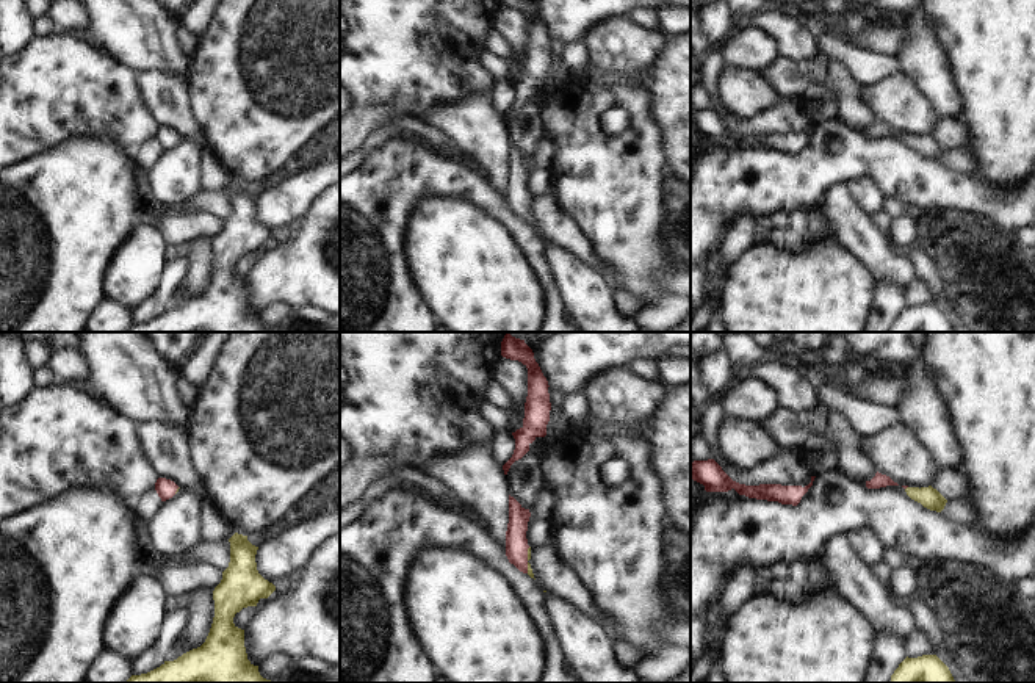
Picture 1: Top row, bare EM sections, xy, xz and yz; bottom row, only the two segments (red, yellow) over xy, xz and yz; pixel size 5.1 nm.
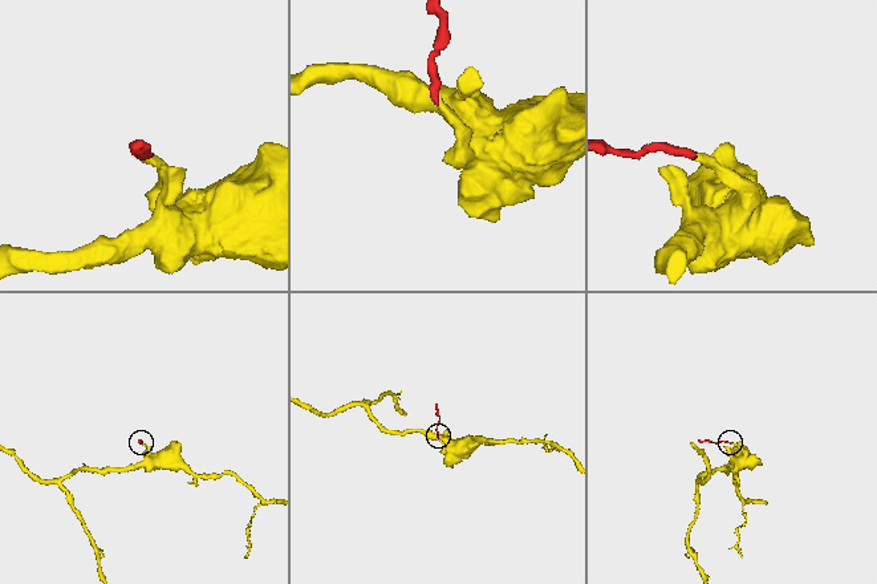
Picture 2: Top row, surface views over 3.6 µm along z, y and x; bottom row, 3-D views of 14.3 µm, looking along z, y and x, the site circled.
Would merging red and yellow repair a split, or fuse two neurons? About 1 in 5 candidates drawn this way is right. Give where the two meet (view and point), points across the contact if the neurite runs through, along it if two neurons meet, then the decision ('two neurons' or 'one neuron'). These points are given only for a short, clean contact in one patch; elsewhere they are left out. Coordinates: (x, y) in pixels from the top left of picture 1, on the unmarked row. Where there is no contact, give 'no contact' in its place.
xz (526, 202) | across xz (517, 195), (526, 202), (530, 196) | one neuron

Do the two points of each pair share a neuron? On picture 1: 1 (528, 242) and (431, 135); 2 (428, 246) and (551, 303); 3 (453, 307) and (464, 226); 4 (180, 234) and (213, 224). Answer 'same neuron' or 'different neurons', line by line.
1: different neurons
2: different neurons
3: same neuron
4: same neuron

